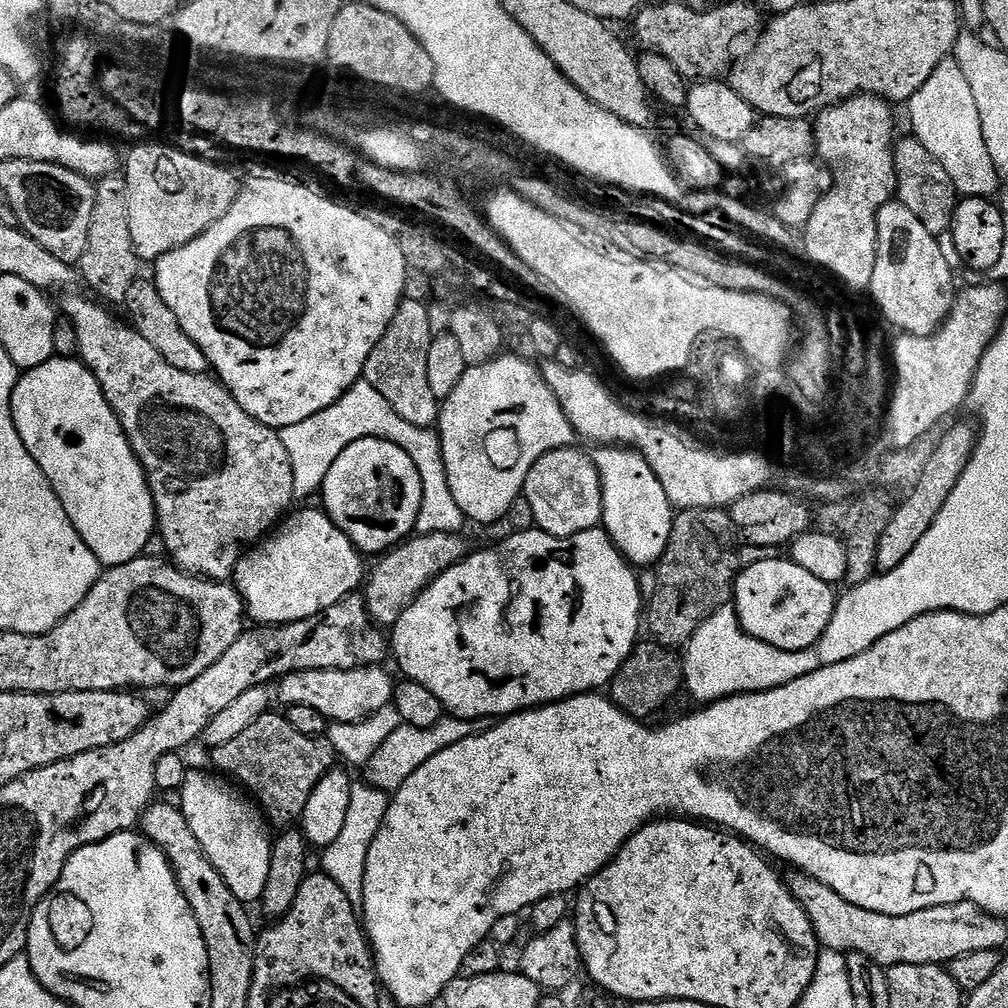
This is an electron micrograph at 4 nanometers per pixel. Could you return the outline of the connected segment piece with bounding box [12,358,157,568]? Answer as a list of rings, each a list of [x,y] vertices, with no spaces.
[[[53,358],[42,366],[27,369],[17,379],[12,395],[14,426],[34,462],[42,466],[42,474],[50,478],[58,502],[70,514],[74,530],[90,546],[94,558],[104,568],[122,566],[145,555],[148,543],[157,531],[156,507],[150,494],[144,468],[132,453],[126,434],[110,406],[98,378],[78,358]]]

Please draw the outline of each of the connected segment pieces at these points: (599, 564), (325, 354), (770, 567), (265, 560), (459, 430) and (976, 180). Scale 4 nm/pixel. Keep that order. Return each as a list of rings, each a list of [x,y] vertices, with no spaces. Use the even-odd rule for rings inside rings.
[[[597,526],[586,530],[582,534],[574,534],[573,536],[551,536],[539,530],[531,532],[512,532],[508,537],[497,546],[496,552],[476,552],[465,556],[462,562],[455,564],[450,570],[446,570],[439,578],[431,584],[426,591],[421,592],[418,599],[409,606],[398,618],[398,622],[392,625],[390,629],[390,652],[396,656],[396,664],[404,671],[403,675],[409,680],[418,682],[422,686],[426,686],[426,690],[431,690],[438,698],[438,702],[442,702],[445,713],[449,717],[457,720],[487,720],[489,718],[503,718],[513,716],[516,712],[522,712],[530,708],[542,708],[545,704],[557,704],[559,700],[566,700],[569,696],[582,696],[585,694],[595,693],[597,690],[604,690],[611,685],[613,678],[618,674],[618,670],[622,666],[622,662],[626,662],[626,658],[635,650],[638,641],[641,639],[640,628],[642,632],[642,617],[646,612],[646,597],[640,587],[640,577],[637,569],[629,564],[625,556],[616,549],[616,543],[612,541],[608,533],[603,527]]]
[[[256,180],[253,184],[245,183],[234,206],[218,223],[210,226],[201,236],[194,238],[186,246],[178,250],[170,250],[170,254],[161,256],[155,261],[156,276],[154,283],[162,294],[162,302],[174,310],[174,318],[178,318],[178,326],[198,342],[202,354],[206,354],[209,369],[215,379],[227,388],[229,394],[258,422],[274,429],[295,426],[297,422],[306,422],[306,418],[314,418],[326,406],[334,406],[346,390],[350,390],[362,379],[364,367],[378,342],[382,342],[382,334],[386,334],[386,326],[394,322],[394,314],[398,314],[400,301],[405,299],[404,287],[408,284],[410,269],[403,257],[402,247],[395,238],[378,229],[363,217],[362,211],[347,208],[344,204],[335,204],[324,196],[319,196],[312,188],[304,184],[291,184],[288,180]]]
[[[791,558],[784,560],[756,560],[752,565],[741,567],[736,576],[734,589],[734,607],[740,620],[740,628],[746,634],[774,646],[778,650],[803,652],[815,649],[822,638],[826,626],[830,626],[830,618],[834,618],[837,589],[831,584],[822,582],[822,578],[814,578],[810,570],[802,570]]]
[[[316,508],[293,511],[271,535],[249,547],[236,563],[234,587],[244,600],[247,615],[251,619],[253,616],[257,625],[305,620],[349,595],[348,584],[365,583],[366,568],[364,572],[356,545],[327,512]]]
[[[501,354],[485,364],[471,365],[468,372],[462,374],[462,382],[458,382],[454,394],[450,394],[450,398],[443,401],[438,421],[438,435],[444,461],[446,462],[446,478],[450,478],[450,492],[454,494],[454,502],[458,502],[460,511],[464,513],[469,521],[477,520],[480,524],[492,524],[495,520],[503,521],[507,517],[510,506],[514,506],[516,499],[523,493],[524,483],[534,466],[534,462],[538,462],[538,458],[542,458],[547,452],[553,452],[559,448],[571,448],[578,440],[576,431],[570,426],[558,398],[554,398],[550,386],[546,386],[539,367],[535,363],[532,365],[530,361],[523,360],[520,356],[508,355]]]
[[[954,58],[943,60],[926,78],[926,86],[906,102],[908,116],[912,119],[911,135],[942,162],[942,170],[950,174],[957,193],[961,197],[983,196],[992,198],[1000,191],[1000,175],[986,150],[986,138],[982,134],[982,118],[978,118],[978,106],[970,82],[962,74],[962,66]]]

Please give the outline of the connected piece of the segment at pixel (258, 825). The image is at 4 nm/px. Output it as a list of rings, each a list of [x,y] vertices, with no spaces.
[[[189,771],[186,782],[178,793],[178,806],[184,811],[184,817],[190,830],[194,830],[194,838],[198,838],[198,842],[202,842],[202,850],[206,854],[206,858],[210,858],[214,870],[218,870],[218,874],[222,874],[222,882],[226,882],[226,886],[230,886],[234,898],[241,900],[245,906],[255,905],[262,898],[262,890],[266,890],[266,877],[270,874],[273,837],[268,836],[269,825],[266,823],[261,809],[239,787],[233,786],[227,779],[221,778],[211,771],[208,772]]]

